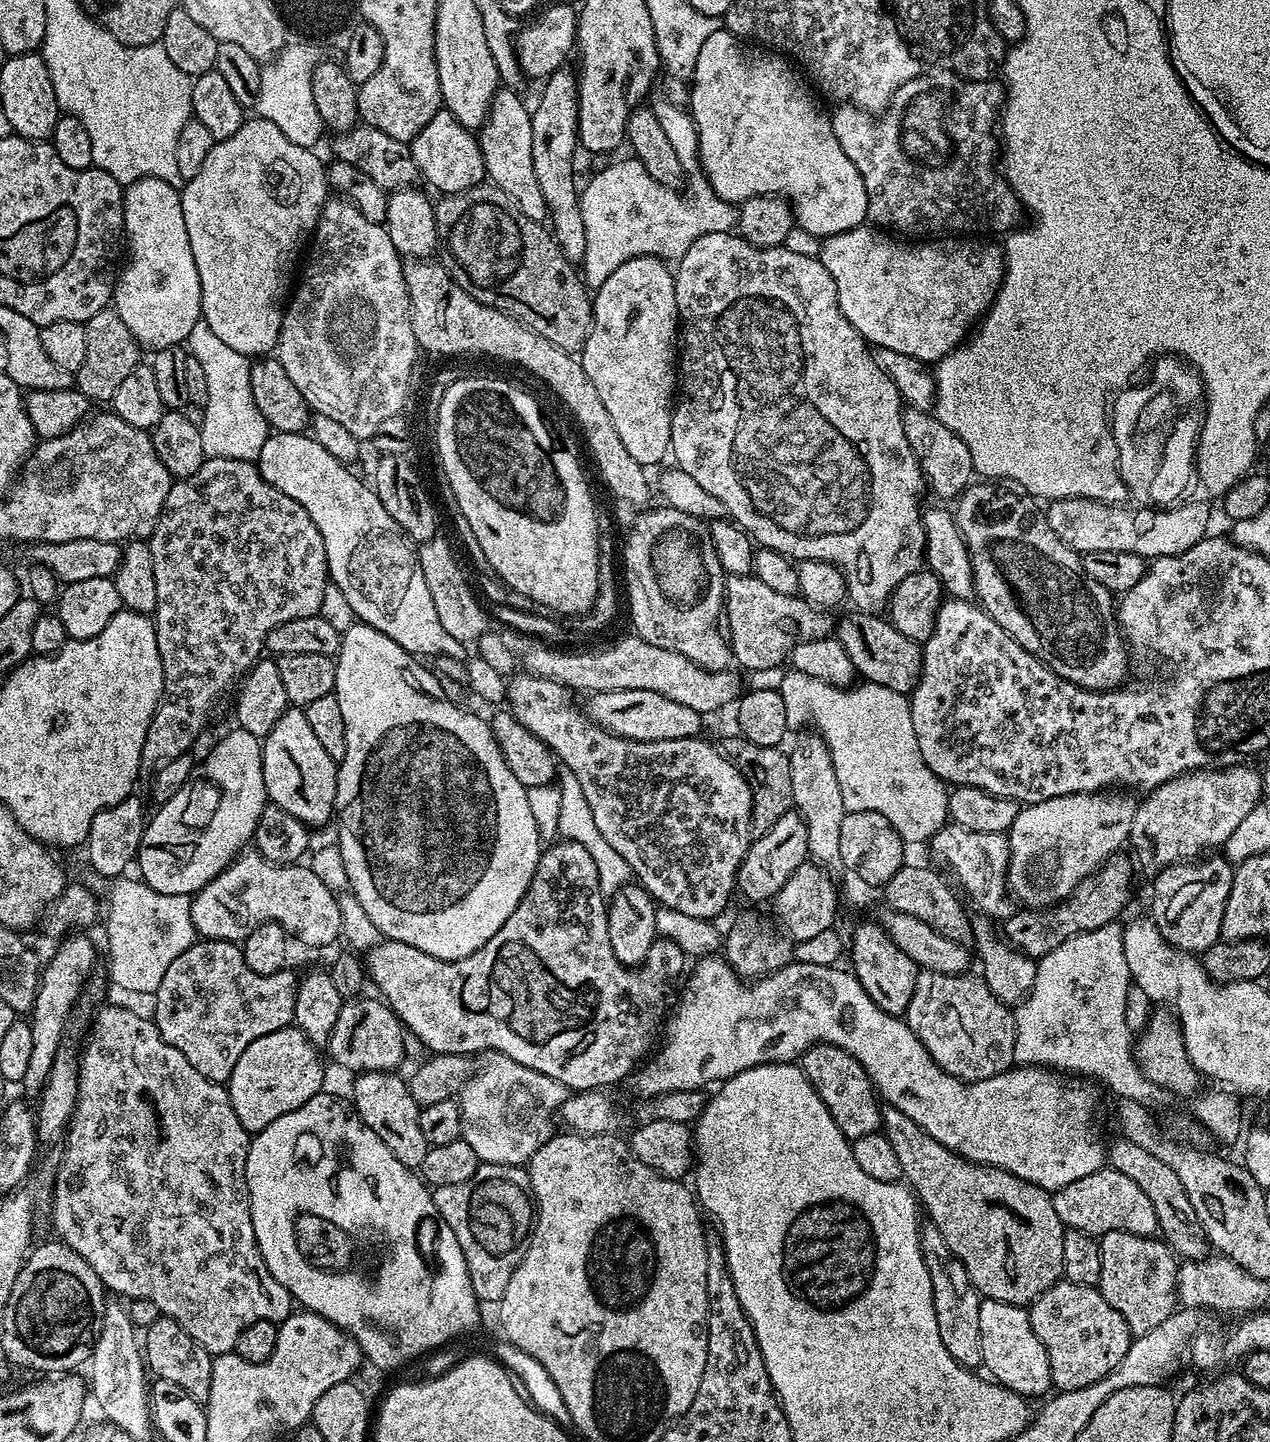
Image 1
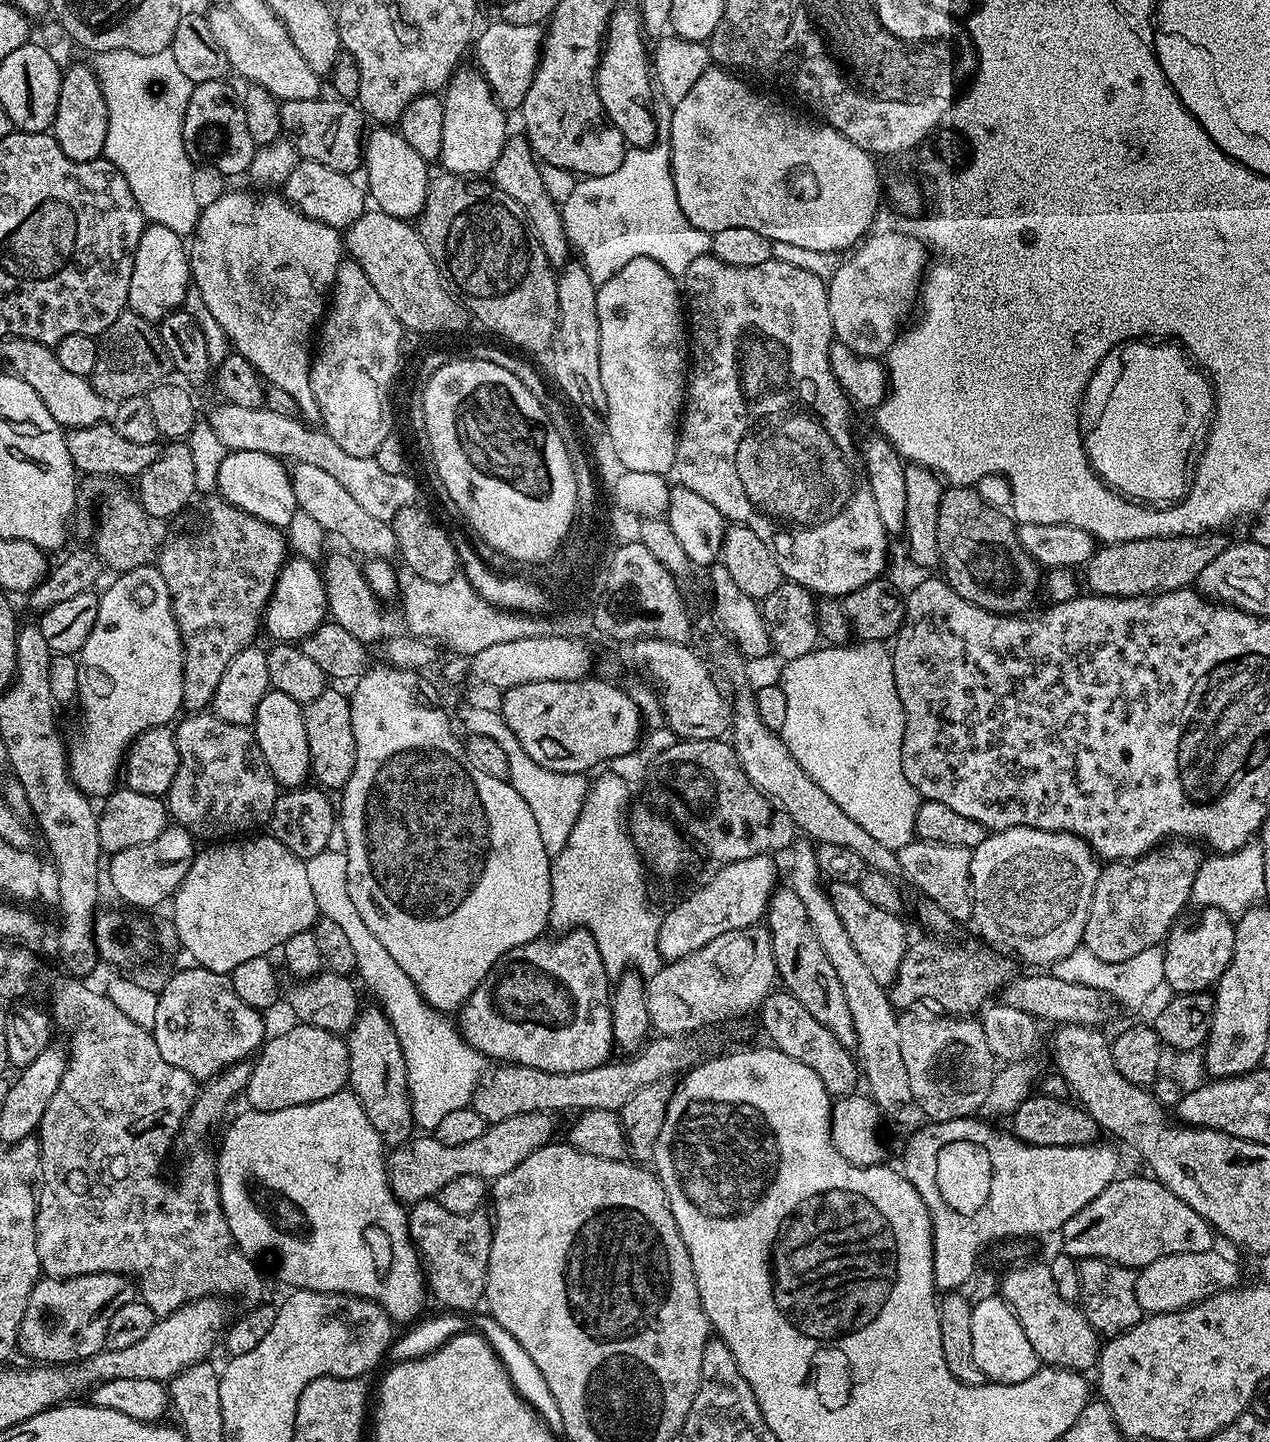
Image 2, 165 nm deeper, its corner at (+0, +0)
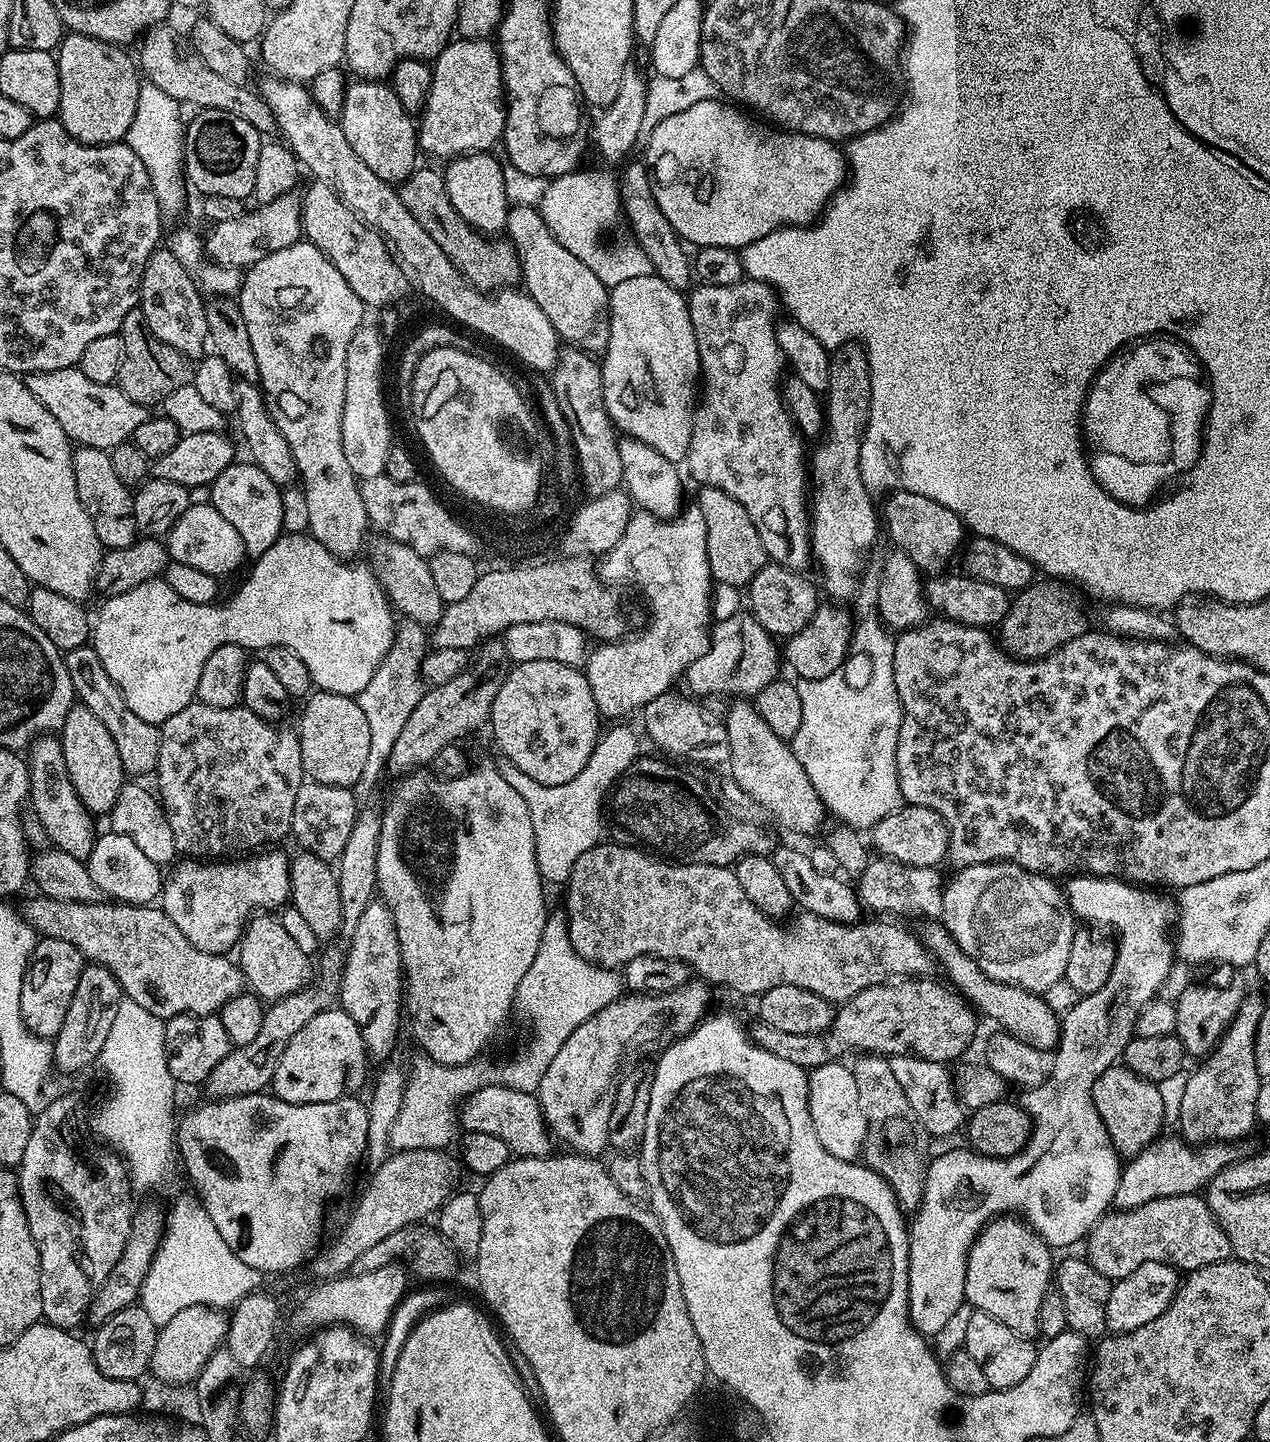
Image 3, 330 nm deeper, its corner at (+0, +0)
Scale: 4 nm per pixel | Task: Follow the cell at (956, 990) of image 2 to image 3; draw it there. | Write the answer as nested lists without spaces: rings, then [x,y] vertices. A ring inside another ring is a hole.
[[[908,978],[903,982],[889,982],[862,990],[835,1009],[832,1024],[824,1032],[794,1034],[756,1022],[750,1028],[750,1039],[762,1050],[778,1054],[778,1058],[794,1062],[794,1066],[805,1070],[839,1061],[847,1052],[885,1058],[911,1053],[923,1060],[948,1064],[971,1046],[976,1036],[978,1016],[959,991],[943,988],[932,979]]]

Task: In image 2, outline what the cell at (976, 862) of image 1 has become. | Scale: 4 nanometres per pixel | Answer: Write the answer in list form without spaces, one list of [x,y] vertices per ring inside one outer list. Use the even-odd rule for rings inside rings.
[[[914,838],[906,846],[897,849],[897,856],[901,873],[910,878],[923,897],[938,903],[942,910],[950,914],[954,922],[960,922],[960,920],[966,922],[971,919],[972,879],[969,872],[972,862],[971,849]]]

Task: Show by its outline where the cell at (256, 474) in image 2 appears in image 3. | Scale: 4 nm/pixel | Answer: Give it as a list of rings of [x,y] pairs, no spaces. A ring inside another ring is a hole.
[[[234,462],[210,486],[210,503],[217,508],[222,517],[226,518],[234,529],[238,530],[245,542],[247,555],[258,558],[285,531],[284,500],[280,497],[281,485],[274,483],[257,464],[251,462]]]

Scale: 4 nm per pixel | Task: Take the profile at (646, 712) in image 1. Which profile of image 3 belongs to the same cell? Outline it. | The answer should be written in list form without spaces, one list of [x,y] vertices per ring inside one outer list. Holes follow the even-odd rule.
[[[522,661],[505,676],[498,698],[494,698],[490,729],[503,759],[514,762],[514,766],[518,766],[522,774],[530,774],[534,782],[558,786],[562,782],[570,782],[570,778],[578,778],[582,766],[590,762],[590,756],[600,743],[600,723],[602,717],[594,702],[590,682],[579,667],[556,661]]]

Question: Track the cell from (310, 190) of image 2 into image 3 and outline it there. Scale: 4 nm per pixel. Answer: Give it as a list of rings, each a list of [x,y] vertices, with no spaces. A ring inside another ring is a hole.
[[[291,191],[282,194],[282,198],[274,198],[274,202],[253,207],[253,212],[252,209],[245,210],[238,218],[215,221],[203,241],[207,259],[222,267],[247,270],[271,252],[286,250],[286,246],[301,243],[304,227],[300,201],[301,197]]]

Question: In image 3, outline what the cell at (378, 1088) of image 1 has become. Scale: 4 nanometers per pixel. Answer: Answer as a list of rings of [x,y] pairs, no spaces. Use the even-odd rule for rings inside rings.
[[[374,898],[351,928],[352,941],[348,944],[348,952],[343,953],[344,970],[338,981],[338,1004],[346,1014],[350,1014],[350,1018],[354,1018],[354,1022],[358,1022],[369,1057],[373,1061],[384,1060],[391,1054],[396,1035],[400,1032],[402,993],[406,988],[394,914],[383,899]]]

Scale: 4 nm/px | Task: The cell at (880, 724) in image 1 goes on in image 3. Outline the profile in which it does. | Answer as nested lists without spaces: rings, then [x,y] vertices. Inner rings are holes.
[[[871,570],[865,571],[863,576],[860,578],[858,582],[858,601],[860,600],[860,616],[858,612],[858,619],[854,624],[854,631],[852,633],[852,646],[849,651],[847,658],[842,662],[842,666],[838,666],[838,670],[834,670],[834,674],[826,674],[826,678],[822,678],[821,680],[800,680],[798,687],[800,690],[800,697],[802,698],[802,726],[798,728],[798,733],[795,734],[795,738],[790,742],[792,745],[792,749],[795,752],[795,756],[798,758],[798,762],[802,762],[802,770],[806,770],[806,774],[810,778],[810,782],[814,782],[814,790],[818,790],[818,794],[822,798],[822,802],[824,803],[825,809],[829,813],[832,812],[837,816],[837,821],[840,821],[843,825],[849,826],[849,828],[855,830],[871,830],[873,826],[875,826],[878,821],[882,818],[886,818],[890,815],[890,813],[896,811],[897,808],[901,807],[902,797],[900,794],[900,787],[898,786],[898,774],[896,773],[896,751],[898,750],[898,734],[900,733],[900,727],[902,726],[902,706],[900,705],[900,699],[898,698],[898,690],[894,686],[894,646],[896,645],[896,641],[894,639],[893,633],[889,631],[886,627],[883,620],[880,619],[880,613],[876,611],[876,599],[878,598],[878,582],[880,581],[879,571]]]

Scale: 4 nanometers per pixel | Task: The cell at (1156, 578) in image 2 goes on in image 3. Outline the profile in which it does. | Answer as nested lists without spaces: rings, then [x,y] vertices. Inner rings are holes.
[[[1055,578],[1041,581],[1029,584],[1011,601],[1009,612],[998,625],[999,643],[1017,660],[1040,660],[1086,631],[1079,606],[1068,597],[1069,585]]]

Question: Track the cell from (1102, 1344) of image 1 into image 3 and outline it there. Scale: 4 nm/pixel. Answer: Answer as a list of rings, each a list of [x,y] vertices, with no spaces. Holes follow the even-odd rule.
[[[1015,1214],[997,1216],[981,1231],[966,1262],[964,1299],[975,1311],[998,1318],[1002,1326],[1010,1326],[1014,1334],[1035,1337],[1038,1326],[1038,1306],[1054,1276],[1053,1249]]]

